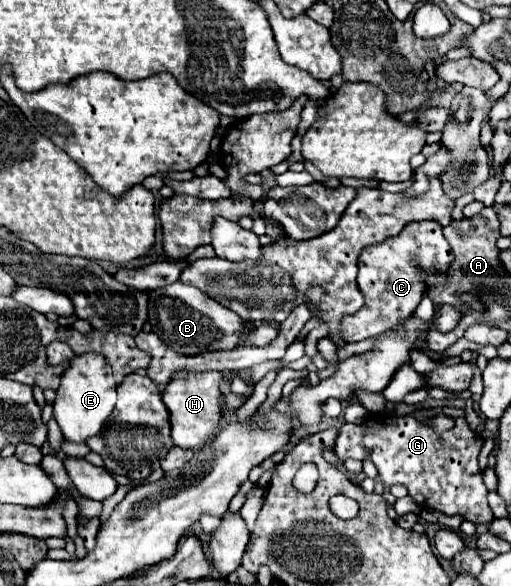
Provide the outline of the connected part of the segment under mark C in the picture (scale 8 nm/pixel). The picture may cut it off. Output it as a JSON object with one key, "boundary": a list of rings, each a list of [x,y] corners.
{"boundary":[[[433,220],[429,222],[409,222],[399,236],[387,238],[383,244],[369,246],[361,252],[357,286],[365,296],[365,306],[341,320],[341,336],[345,342],[359,342],[371,336],[379,336],[397,324],[401,324],[409,314],[415,312],[423,298],[425,274],[429,270],[445,272],[453,262],[453,252],[445,240],[441,226]]]}

